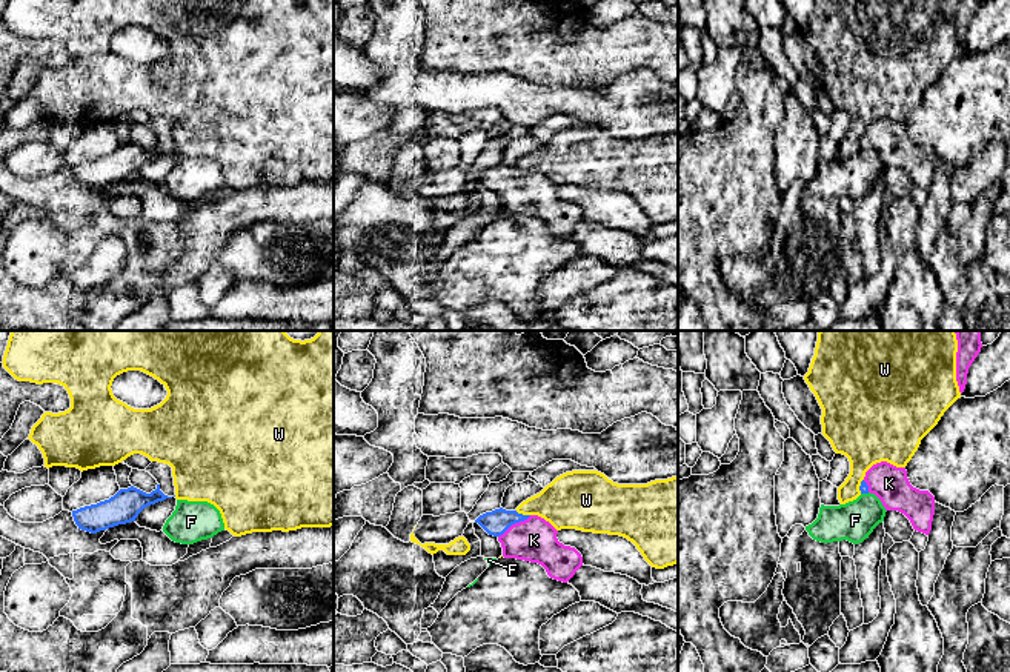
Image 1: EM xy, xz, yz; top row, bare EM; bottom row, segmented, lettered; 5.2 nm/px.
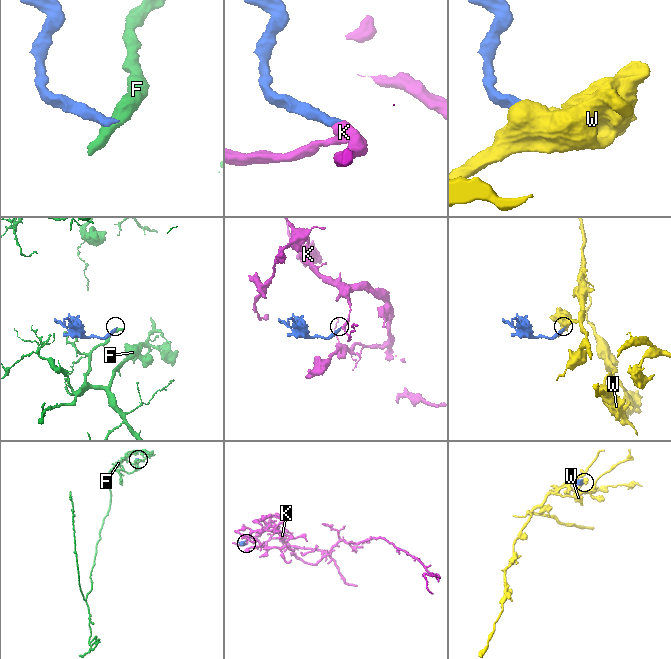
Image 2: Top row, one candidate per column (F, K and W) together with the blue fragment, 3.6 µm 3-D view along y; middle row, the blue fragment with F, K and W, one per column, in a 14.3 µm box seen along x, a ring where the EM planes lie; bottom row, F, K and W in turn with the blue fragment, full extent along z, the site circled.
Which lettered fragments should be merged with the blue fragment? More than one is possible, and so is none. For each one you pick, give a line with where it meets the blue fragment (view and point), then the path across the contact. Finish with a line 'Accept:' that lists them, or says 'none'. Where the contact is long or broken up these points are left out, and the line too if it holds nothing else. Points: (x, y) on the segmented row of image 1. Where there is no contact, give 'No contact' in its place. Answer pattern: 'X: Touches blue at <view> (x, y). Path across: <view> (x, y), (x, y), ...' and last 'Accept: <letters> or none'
K: Touches blue at xz (514, 523). Path across: xz (495, 523), (514, 523), (534, 540)
Accept: K

